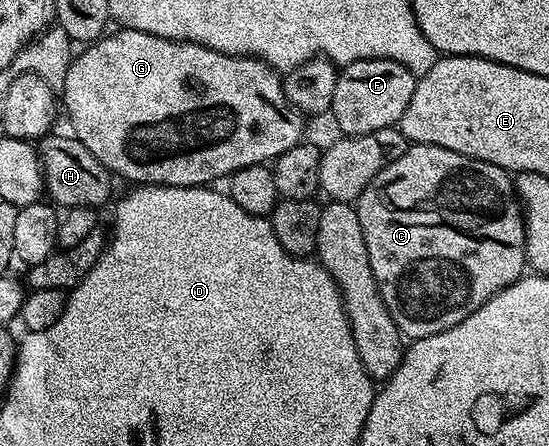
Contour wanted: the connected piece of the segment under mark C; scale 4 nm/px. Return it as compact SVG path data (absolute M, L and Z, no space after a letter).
M410 144L409 149L403 155L399 155L399 159L395 159L395 163L383 167L383 171L379 171L375 179L371 179L363 195L357 198L355 208L359 215L359 227L363 227L363 243L367 243L367 259L371 259L371 271L375 271L375 283L379 287L379 295L387 311L391 311L391 319L395 319L395 323L406 338L416 339L435 335L439 331L447 331L463 323L467 315L479 311L479 307L483 307L487 299L491 299L496 293L518 281L526 272L525 214L520 201L517 200L514 178L491 163L459 155L459 151L447 151L447 147L434 145Z

